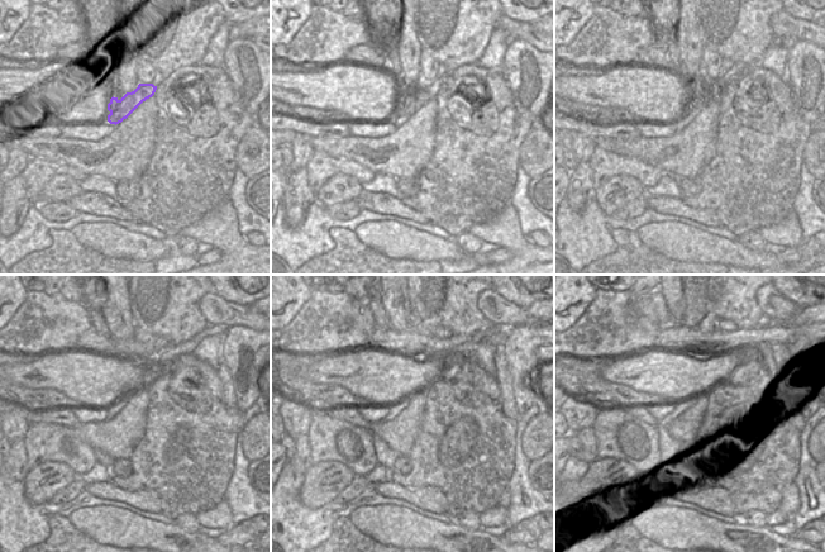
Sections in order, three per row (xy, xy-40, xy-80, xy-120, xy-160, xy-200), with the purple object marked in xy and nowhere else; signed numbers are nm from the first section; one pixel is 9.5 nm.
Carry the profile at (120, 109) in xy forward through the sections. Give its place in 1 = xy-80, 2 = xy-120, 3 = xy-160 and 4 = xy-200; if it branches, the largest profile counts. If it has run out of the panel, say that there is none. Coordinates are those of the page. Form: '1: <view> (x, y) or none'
1: xy-80 (713, 90)
2: xy-120 (168, 353)
3: xy-160 (453, 355)
4: xy-200 (747, 348)

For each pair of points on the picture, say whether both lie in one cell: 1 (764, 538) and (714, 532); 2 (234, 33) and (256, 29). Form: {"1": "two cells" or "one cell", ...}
{"1": "one cell", "2": "one cell"}

